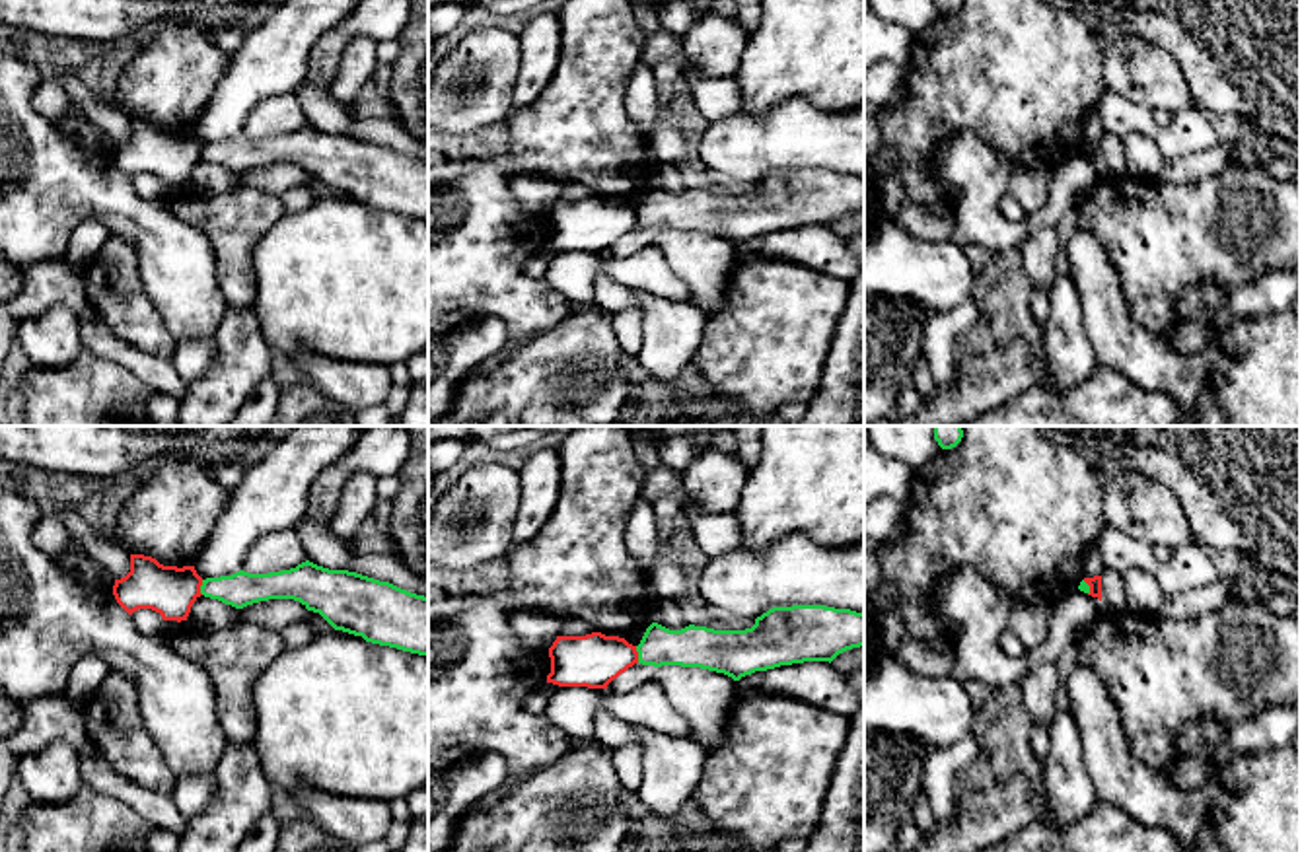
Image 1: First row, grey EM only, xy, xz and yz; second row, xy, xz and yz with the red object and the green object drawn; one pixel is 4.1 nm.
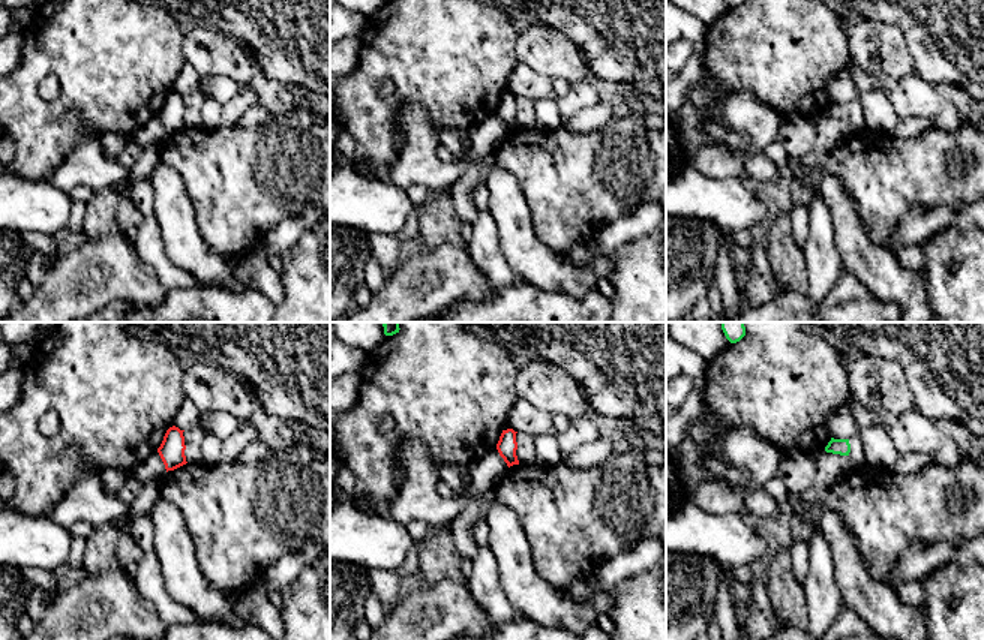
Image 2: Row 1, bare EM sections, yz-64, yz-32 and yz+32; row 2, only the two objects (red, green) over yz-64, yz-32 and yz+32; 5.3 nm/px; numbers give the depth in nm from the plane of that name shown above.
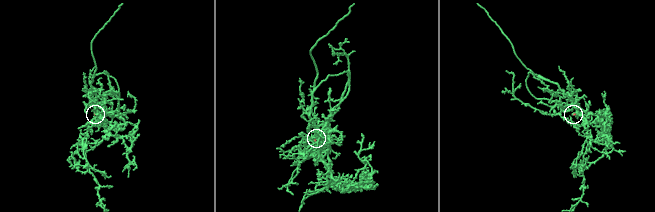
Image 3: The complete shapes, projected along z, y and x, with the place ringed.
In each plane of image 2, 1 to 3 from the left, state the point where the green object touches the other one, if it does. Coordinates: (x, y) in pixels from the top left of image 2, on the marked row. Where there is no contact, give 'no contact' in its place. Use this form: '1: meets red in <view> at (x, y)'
1: no contact
2: no contact
3: no contact

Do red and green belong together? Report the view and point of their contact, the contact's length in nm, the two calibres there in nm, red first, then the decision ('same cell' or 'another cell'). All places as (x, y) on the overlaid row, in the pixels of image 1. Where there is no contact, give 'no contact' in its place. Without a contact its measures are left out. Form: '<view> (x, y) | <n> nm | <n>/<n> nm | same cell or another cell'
xz (637, 654) | 70 nm | 220/180 nm | another cell

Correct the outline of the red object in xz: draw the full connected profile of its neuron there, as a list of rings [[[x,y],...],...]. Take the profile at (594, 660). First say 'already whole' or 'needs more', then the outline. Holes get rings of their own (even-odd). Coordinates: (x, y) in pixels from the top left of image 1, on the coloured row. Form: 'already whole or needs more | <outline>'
already whole | [[[601,632],[557,636],[549,648],[549,657],[547,683],[588,689],[607,689],[613,679],[638,663],[636,646]]]

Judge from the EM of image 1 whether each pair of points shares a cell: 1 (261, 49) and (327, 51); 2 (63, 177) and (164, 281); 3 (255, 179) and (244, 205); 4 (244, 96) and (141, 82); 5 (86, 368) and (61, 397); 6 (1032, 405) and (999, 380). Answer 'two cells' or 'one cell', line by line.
1: two cells
2: one cell
3: two cells
4: two cells
5: one cell
6: two cells

